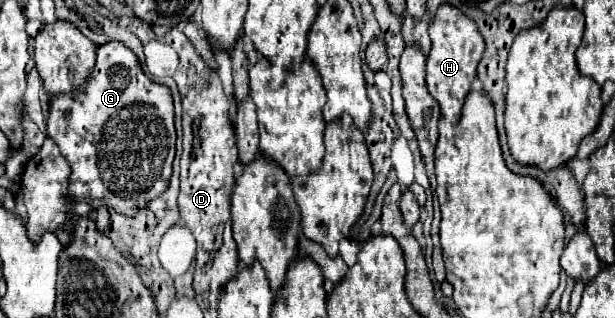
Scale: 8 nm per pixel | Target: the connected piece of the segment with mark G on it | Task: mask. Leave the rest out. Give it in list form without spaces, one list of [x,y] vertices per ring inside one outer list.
[[[106,42],[96,50],[96,66],[88,82],[72,94],[54,96],[48,110],[48,136],[72,166],[70,194],[78,200],[98,198],[108,208],[132,216],[150,200],[158,198],[170,182],[174,160],[174,104],[168,86],[152,82],[136,58],[122,42]]]

